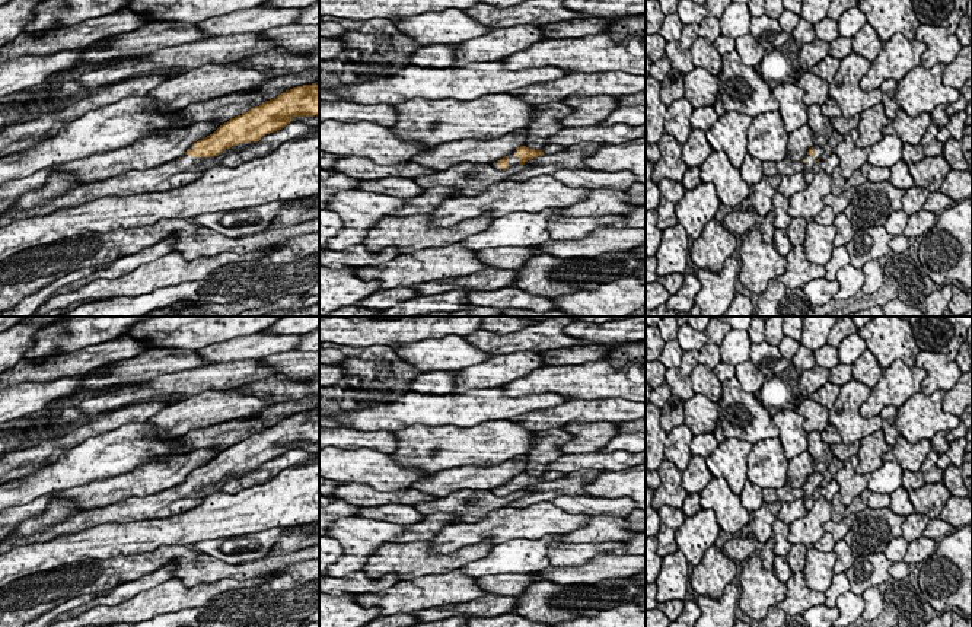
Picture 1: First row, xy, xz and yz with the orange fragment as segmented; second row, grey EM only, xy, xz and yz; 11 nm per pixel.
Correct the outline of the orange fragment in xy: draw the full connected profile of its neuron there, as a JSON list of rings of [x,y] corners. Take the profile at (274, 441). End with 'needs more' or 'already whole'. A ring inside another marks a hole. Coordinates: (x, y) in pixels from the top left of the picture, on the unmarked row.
[[[316,410],[303,411],[286,417],[277,424],[262,429],[259,433],[251,435],[248,439],[230,445],[213,461],[207,462],[203,467],[198,467],[189,475],[187,475],[185,481],[181,486],[175,486],[165,491],[149,494],[146,497],[127,497],[103,507],[80,512],[74,516],[67,518],[64,522],[52,525],[34,535],[6,538],[0,541],[0,554],[9,551],[10,547],[17,541],[23,545],[48,542],[61,534],[76,534],[103,523],[128,523],[134,521],[157,519],[187,512],[203,503],[207,496],[219,493],[229,477],[242,478],[248,472],[258,470],[265,461],[284,455],[293,448],[294,443],[305,442],[319,442],[319,411]]]; needs more

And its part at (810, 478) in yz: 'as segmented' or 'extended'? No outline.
extended

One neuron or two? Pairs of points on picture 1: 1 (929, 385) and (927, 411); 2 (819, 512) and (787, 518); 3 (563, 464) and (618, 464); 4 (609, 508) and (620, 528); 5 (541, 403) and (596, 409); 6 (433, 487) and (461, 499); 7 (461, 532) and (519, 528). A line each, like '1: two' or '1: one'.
1: two
2: two
3: one
4: two
5: two
6: two
7: one

